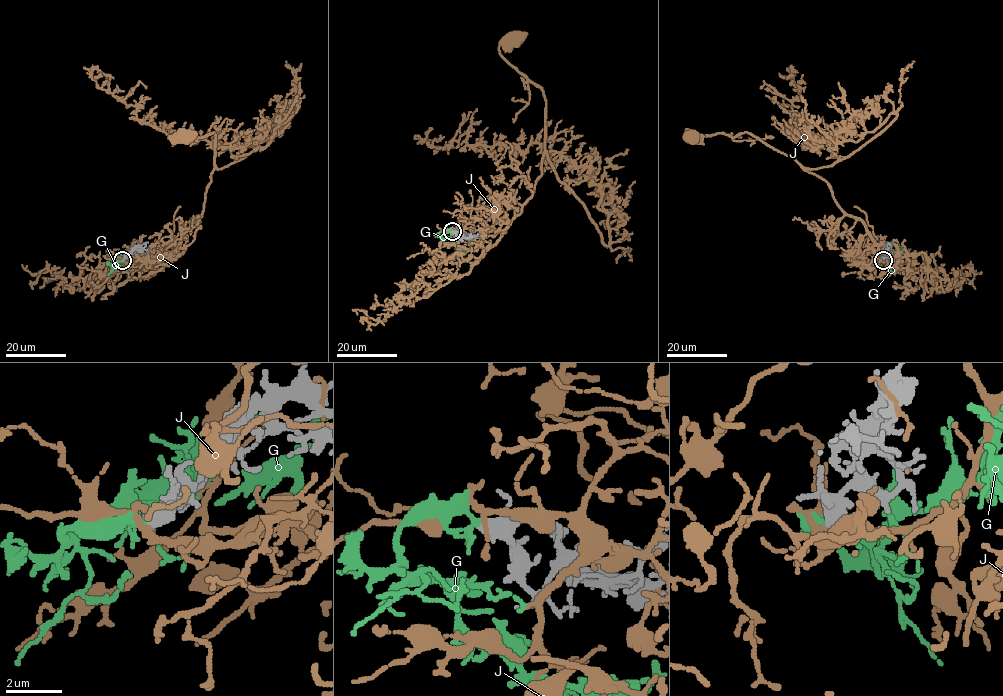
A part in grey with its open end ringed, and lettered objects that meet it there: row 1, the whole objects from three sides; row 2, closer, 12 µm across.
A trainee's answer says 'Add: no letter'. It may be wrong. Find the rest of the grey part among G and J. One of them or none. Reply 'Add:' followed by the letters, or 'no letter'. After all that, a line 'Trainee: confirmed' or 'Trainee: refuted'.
Add: G
Trainee: refuted

